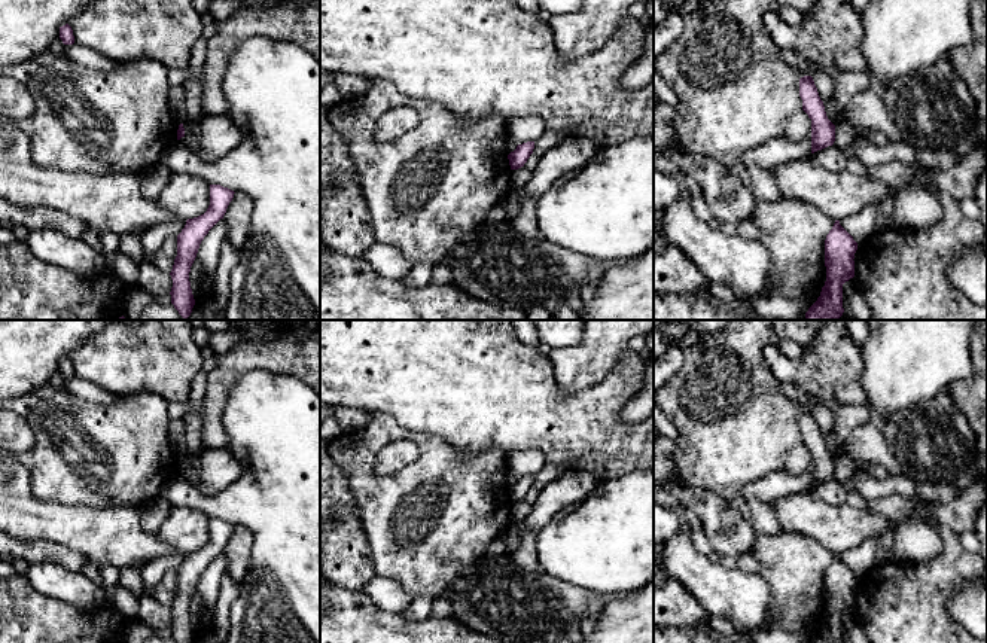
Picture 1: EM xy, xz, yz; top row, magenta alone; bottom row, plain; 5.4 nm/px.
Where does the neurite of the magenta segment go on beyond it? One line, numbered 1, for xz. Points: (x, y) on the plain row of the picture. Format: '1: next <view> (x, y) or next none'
1: next none

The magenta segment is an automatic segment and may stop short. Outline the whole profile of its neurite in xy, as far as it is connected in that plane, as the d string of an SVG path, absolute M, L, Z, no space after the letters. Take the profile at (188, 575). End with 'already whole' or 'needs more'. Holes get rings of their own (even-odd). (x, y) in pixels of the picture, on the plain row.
M210 518L210 539L207 545L198 551L188 552L185 561L177 569L177 589L170 606L173 613L170 628L176 643L194 642L195 633L189 615L191 600L204 570L223 552L234 527L234 524L220 518Z; already whole

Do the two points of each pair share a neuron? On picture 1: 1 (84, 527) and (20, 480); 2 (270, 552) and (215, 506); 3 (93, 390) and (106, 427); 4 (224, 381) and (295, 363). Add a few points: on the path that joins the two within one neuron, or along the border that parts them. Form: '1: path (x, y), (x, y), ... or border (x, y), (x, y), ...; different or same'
1: path (64, 524), (48, 521), (26, 499); same
2: path (267, 535), (238, 506), (232, 506); same
3: border (64, 389), (98, 402), (116, 402), (124, 396); different
4: path (241, 363), (246, 359), (277, 359); same

